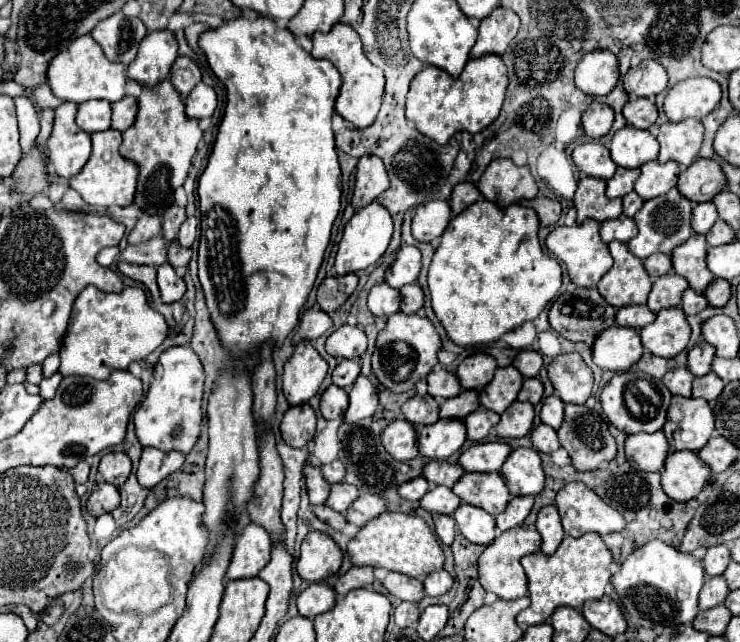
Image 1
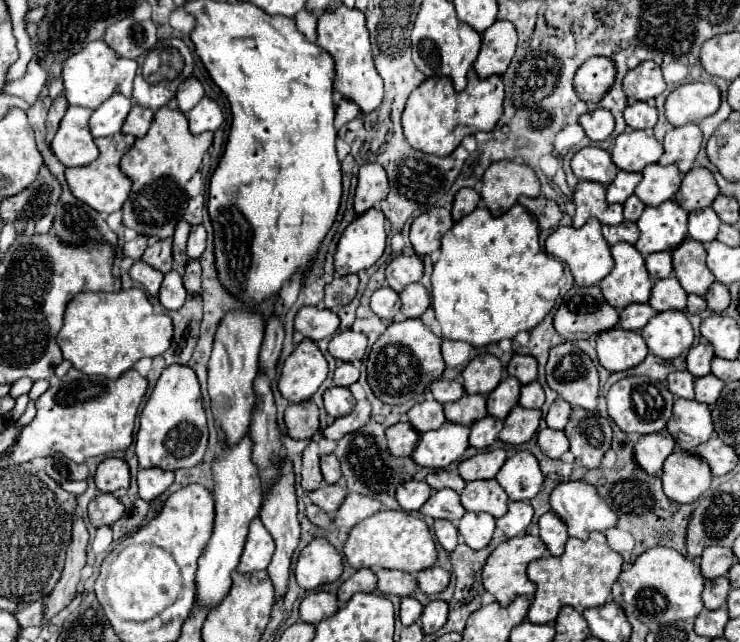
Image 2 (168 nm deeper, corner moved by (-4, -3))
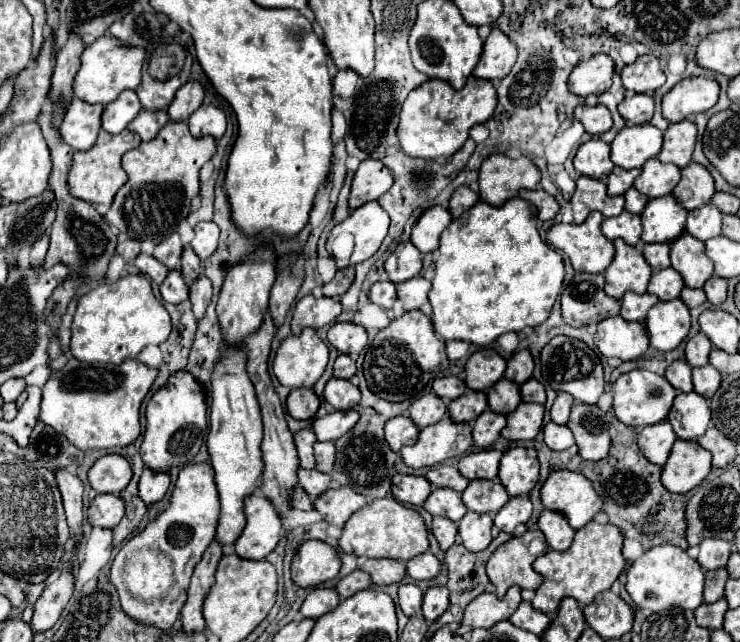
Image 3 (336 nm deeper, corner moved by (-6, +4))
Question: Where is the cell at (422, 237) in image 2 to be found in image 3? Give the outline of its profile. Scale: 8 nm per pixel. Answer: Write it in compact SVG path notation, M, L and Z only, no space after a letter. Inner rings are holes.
M432 206L428 208L420 220L412 228L412 242L422 254L434 252L440 242L442 230L452 222L450 212L444 206Z

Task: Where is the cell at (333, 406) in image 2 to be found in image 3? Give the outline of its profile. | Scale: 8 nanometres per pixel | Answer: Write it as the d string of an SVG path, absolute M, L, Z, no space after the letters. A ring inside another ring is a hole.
M330 378L324 388L324 400L334 410L350 410L360 402L360 390L350 380Z

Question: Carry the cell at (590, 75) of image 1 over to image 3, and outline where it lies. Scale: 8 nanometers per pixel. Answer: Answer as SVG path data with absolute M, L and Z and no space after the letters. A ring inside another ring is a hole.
M594 54L582 60L568 78L568 90L576 96L602 94L610 88L614 74L614 62L606 54Z

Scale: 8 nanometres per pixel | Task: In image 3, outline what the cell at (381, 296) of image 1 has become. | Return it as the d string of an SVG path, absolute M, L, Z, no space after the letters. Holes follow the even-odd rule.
M380 280L380 282L372 284L368 298L370 298L370 302L378 304L380 308L392 308L392 304L396 302L396 284L392 284L390 280Z

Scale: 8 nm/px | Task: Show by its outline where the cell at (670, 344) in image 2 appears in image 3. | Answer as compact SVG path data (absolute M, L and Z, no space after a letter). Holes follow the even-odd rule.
M680 298L658 302L650 308L646 318L646 332L652 348L674 350L688 336L688 330L690 312Z

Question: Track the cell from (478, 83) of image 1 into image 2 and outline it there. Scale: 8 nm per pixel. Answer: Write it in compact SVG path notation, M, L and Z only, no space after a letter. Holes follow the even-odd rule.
M474 69L468 71L468 87L464 91L454 91L452 79L446 75L428 77L408 99L402 113L402 127L408 143L414 149L446 157L450 155L466 135L478 131L492 131L502 115L504 103L504 83L502 77L492 75L488 79L478 77Z

